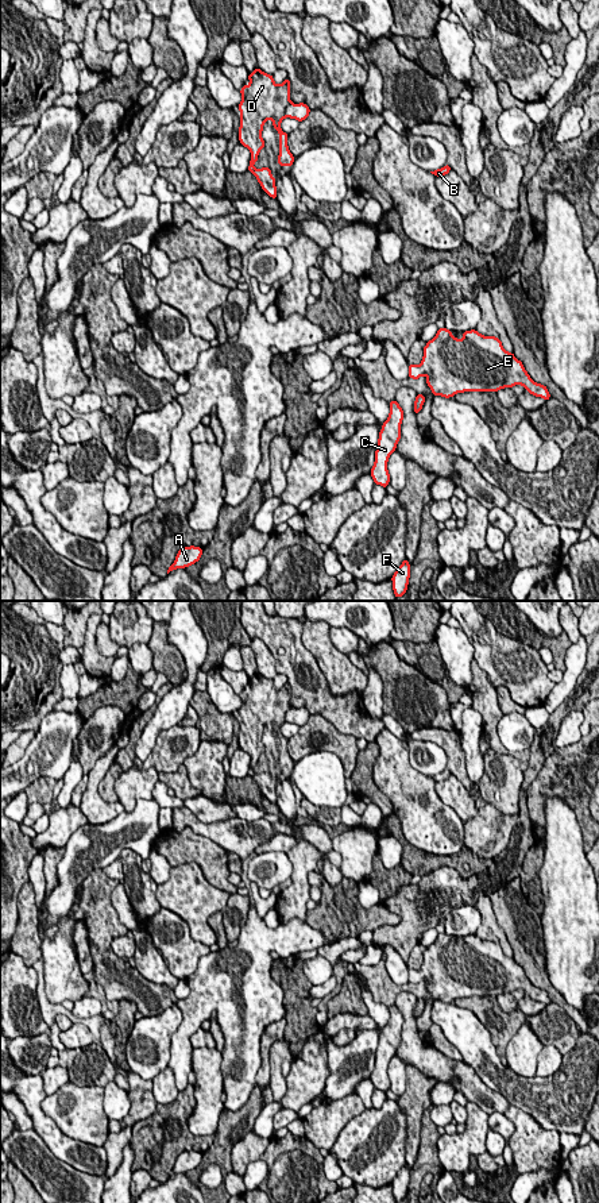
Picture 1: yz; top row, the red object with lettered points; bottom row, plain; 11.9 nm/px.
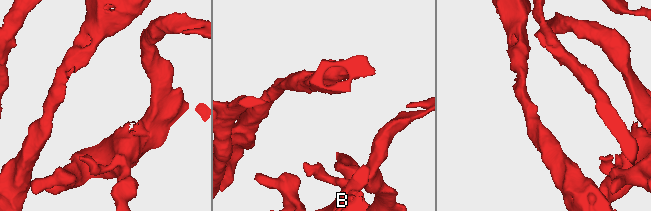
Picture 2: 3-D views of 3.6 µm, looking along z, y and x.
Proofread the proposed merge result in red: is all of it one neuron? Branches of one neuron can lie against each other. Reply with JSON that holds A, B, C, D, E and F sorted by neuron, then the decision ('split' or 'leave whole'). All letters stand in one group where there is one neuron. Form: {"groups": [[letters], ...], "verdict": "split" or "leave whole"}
{"groups": [["A", "B", "C", "E", "F"], ["D"]], "verdict": "split"}

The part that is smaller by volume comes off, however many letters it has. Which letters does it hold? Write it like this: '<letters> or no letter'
D

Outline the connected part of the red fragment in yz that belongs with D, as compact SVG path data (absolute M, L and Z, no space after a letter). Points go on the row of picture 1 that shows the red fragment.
M256 68L248 76L250 84L240 89L243 96L239 104L240 111L240 127L239 142L251 151L251 161L248 171L251 171L262 189L271 197L277 198L275 178L271 174L270 167L255 169L254 163L258 161L258 155L264 149L264 140L262 131L264 123L271 119L274 128L279 134L279 166L293 166L294 157L287 146L287 134L282 131L281 122L286 117L285 111L290 101L290 80L279 85L274 82L271 74L266 74Z

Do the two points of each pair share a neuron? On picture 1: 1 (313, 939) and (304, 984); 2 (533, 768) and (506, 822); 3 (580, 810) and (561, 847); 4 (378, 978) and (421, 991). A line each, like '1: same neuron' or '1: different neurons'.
1: different neurons
2: different neurons
3: different neurons
4: same neuron

